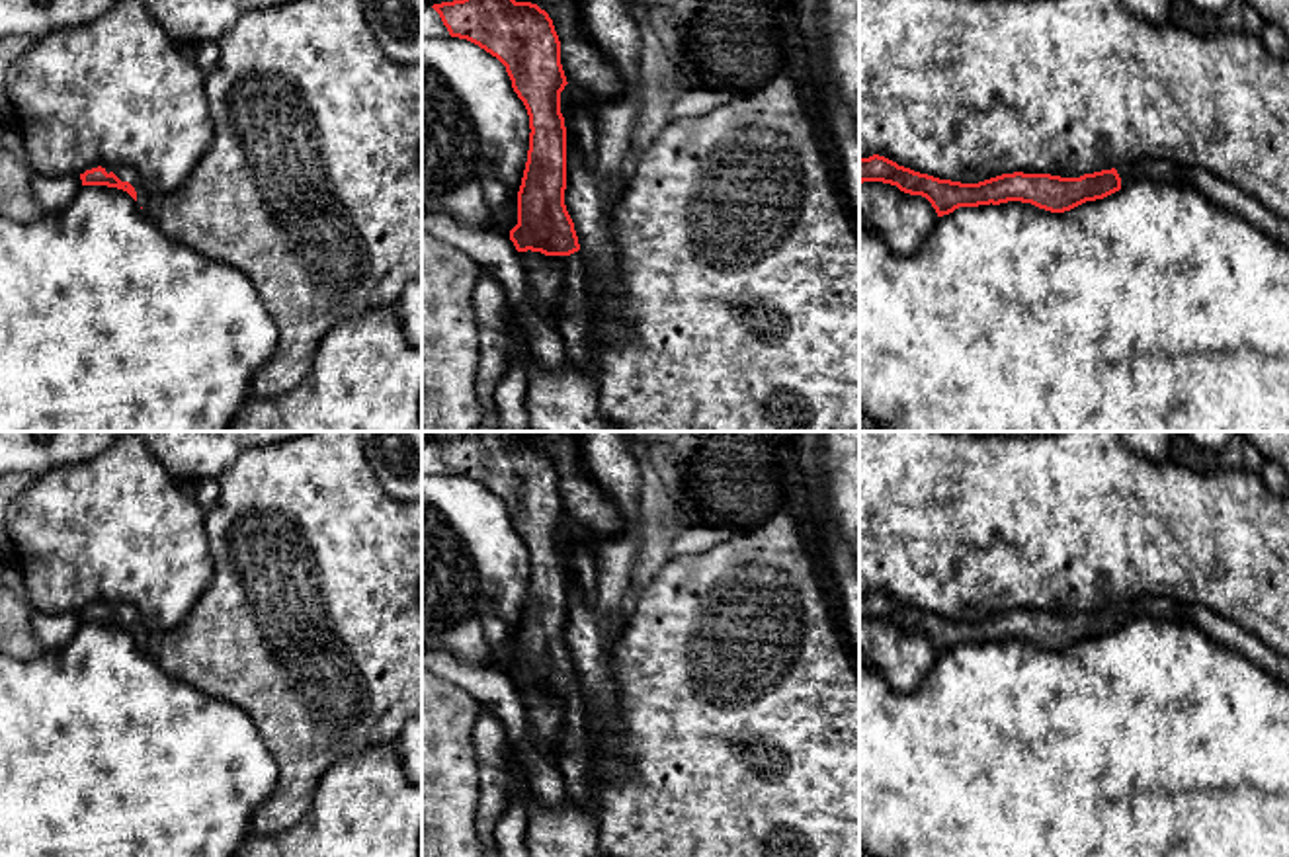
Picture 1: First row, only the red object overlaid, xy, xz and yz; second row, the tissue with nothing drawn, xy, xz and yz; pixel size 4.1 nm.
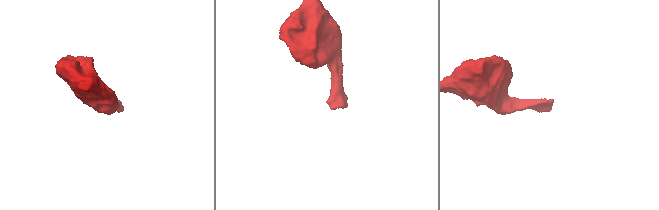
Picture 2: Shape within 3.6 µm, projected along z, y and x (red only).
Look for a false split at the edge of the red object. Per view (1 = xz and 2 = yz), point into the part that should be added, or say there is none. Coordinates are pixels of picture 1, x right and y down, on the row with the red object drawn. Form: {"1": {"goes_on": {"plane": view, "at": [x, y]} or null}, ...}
{"1": {"goes_on": {"plane": "xz", "at": [573, 319]}}, "2": {"goes_on": {"plane": "yz", "at": [1151, 170]}}}

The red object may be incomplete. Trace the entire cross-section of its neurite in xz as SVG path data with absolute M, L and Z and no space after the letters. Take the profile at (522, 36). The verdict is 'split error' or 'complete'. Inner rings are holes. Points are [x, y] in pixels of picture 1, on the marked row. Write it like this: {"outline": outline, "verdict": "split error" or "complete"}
{"outline": "M453 0L432 8L439 14L451 37L478 45L506 66L512 88L527 109L529 150L518 191L518 224L510 230L510 240L518 252L541 252L562 267L555 326L561 332L566 361L574 367L586 367L592 359L596 330L586 289L590 269L564 205L566 127L561 113L561 92L568 82L561 64L561 41L553 20L537 4L516 0Z", "verdict": "split error"}

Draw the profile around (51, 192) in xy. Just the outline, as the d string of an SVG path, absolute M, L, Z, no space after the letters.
M31 174L31 193L43 213L66 207L82 187L78 174L72 176L41 176Z

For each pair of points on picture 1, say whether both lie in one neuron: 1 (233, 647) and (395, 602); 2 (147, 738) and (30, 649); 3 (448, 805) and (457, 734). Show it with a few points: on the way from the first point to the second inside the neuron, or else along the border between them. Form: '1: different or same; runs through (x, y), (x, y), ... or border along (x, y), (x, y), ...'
1: same; runs through (274, 633), (325, 608), (354, 608)
2: different; border along (43, 651), (20, 660)
3: same; runs through (448, 787), (448, 752)

